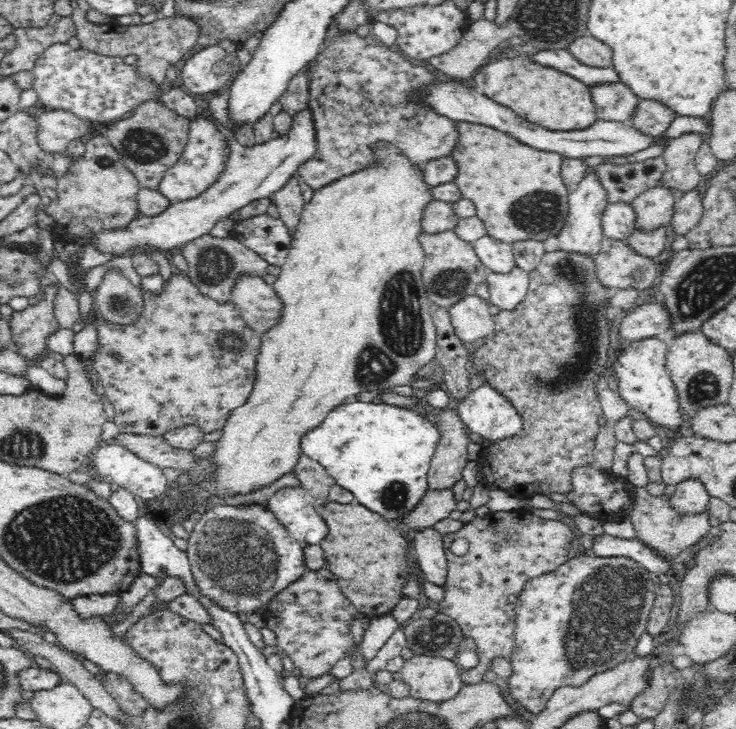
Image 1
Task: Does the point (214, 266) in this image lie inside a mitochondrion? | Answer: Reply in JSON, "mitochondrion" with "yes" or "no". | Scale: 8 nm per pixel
{"mitochondrion":"yes"}

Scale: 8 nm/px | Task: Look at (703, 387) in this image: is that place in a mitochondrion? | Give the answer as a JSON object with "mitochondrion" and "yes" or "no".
{"mitochondrion":"yes"}

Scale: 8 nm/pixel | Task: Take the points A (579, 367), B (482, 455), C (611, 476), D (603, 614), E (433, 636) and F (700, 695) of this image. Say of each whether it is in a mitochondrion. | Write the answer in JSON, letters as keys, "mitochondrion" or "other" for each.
{"A":"mitochondrion","B":"other","C":"other","D":"mitochondrion","E":"mitochondrion","F":"mitochondrion"}

